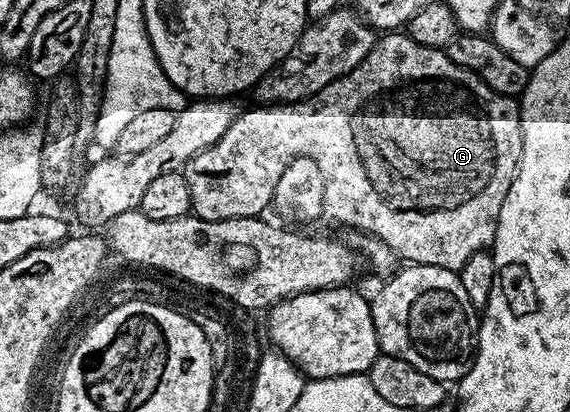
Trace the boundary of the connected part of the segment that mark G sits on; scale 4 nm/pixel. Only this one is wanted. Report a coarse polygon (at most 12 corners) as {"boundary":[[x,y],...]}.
{"boundary":[[387,32],[188,160],[258,218],[297,157],[323,213],[458,272],[495,241],[519,102]]}

